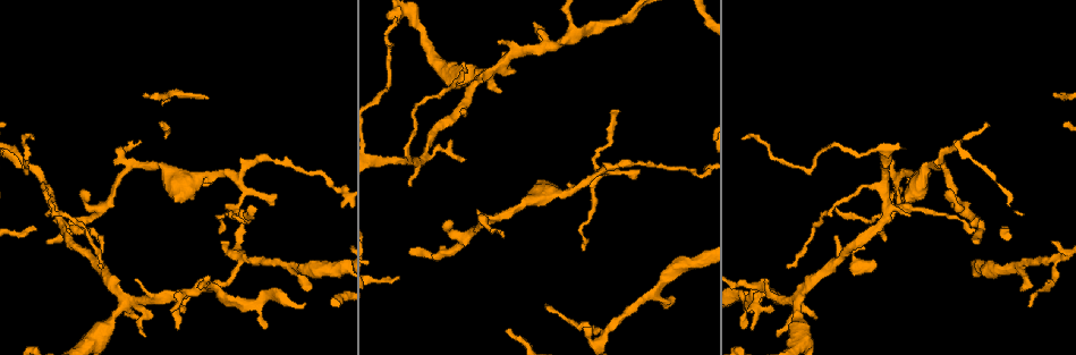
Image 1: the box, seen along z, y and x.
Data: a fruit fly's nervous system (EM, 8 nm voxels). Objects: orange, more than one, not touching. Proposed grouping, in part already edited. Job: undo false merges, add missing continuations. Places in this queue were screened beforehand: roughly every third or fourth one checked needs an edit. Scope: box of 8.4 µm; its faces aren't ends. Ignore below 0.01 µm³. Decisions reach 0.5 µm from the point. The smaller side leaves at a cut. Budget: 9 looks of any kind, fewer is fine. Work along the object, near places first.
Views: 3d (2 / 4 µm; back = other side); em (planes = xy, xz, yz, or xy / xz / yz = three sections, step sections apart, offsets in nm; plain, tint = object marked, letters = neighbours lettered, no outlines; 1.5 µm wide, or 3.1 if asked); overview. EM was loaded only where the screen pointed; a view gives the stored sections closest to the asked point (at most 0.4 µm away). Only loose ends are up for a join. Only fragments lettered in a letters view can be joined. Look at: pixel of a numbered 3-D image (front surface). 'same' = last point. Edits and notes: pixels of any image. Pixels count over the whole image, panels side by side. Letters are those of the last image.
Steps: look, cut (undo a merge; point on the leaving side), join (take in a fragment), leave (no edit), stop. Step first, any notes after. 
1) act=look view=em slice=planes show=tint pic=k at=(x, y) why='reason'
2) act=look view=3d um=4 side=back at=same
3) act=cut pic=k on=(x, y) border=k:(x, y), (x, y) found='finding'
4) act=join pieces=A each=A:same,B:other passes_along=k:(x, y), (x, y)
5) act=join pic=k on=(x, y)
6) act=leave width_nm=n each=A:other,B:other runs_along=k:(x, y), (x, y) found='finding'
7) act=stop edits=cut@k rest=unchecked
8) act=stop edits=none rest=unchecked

act=look view=3d um=4 pic=1 at=(886, 237) why='thin end'

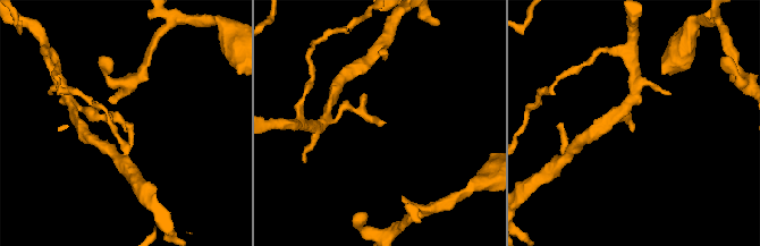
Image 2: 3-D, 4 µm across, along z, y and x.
act=look view=em slice=xz step=8 show=tint pic=2 at=(125, 130)

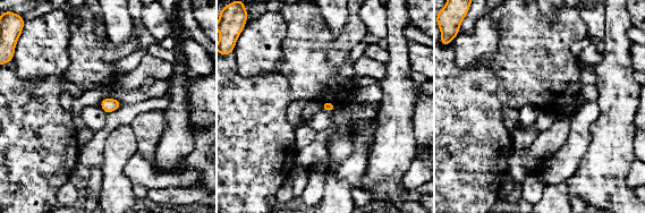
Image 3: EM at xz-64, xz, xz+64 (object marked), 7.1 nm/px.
act=look view=em slice=xz step=8 show=letters at=same why='see the neighbours'

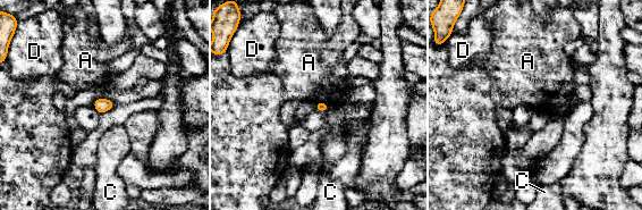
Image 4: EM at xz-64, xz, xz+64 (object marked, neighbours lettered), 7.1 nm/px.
act=leave each=A:other,C:other,D:other border=4:(314, 102), (326, 102), (329, 106) found='none of them fits'

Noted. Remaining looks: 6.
act=look view=3d um=4 pic=1 at=(978, 240) why='tapers out'

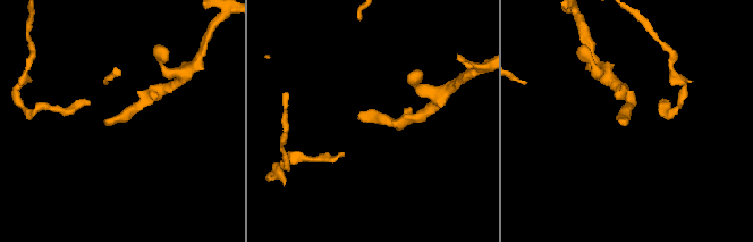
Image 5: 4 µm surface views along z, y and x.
act=look view=em slice=planes show=letters pic=5 at=(359, 119) why='now the EM'

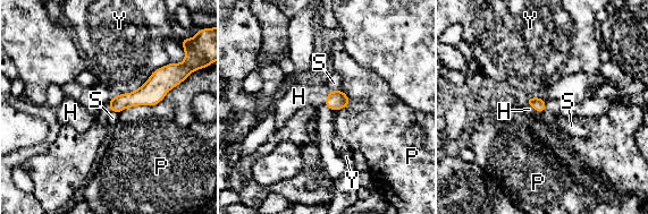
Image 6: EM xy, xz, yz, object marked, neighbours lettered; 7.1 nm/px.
act=join pieces=H each=H:same,P:other,S:other,Y:other passes_along=6:(336, 100), (327, 97), (299, 96) found='it goes on there'

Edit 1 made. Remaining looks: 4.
act=look view=em slice=planes show=plain pic=1 at=(1052, 242)

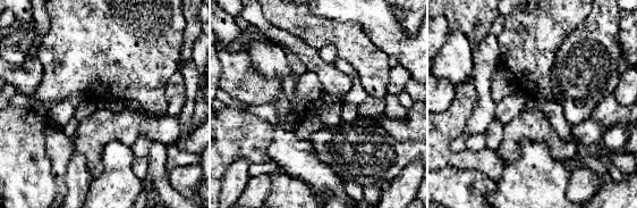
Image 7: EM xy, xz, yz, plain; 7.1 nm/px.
act=look view=em slice=planes show=letters at=same why='see the neighbours'

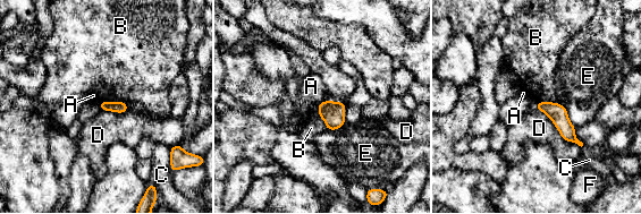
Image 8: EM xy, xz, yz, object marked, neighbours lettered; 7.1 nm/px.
act=leave longest_contact=D:300nm each=A:other,B:other,C:other,D:other,E:other,F:other border=8:(99, 101), (124, 101), (126, 103) found='none of them fits'

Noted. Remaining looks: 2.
act=look view=em slice=yz step=8 show=letters pic=1 at=(232, 213)

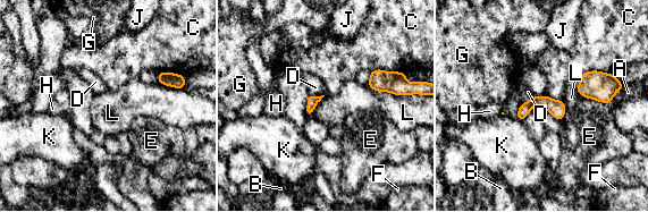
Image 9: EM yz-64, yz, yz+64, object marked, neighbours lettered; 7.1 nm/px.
act=look view=em slice=planes show=letters at=same

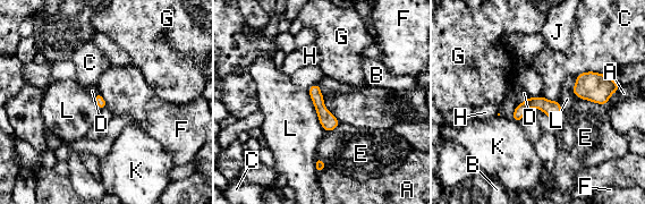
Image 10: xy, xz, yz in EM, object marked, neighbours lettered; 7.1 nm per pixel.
act=leave each=A:other,B:other,C:other,D:other,E:other,F:other,G:other,H:other,J:other,K:other,L:other found='continuous, no second neuron'

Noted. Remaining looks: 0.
act=stop edits=join@6 rest=unchecked

